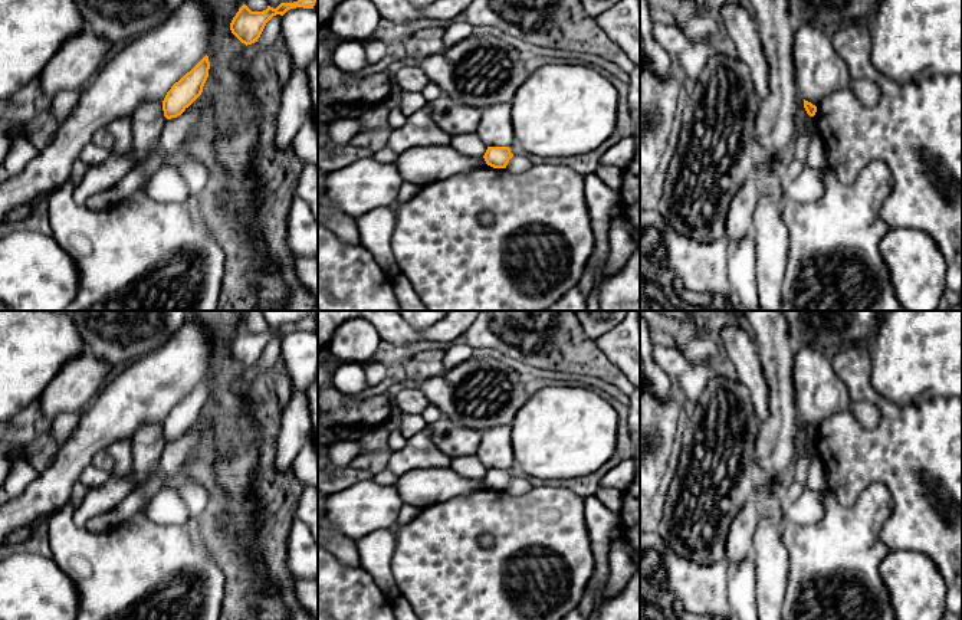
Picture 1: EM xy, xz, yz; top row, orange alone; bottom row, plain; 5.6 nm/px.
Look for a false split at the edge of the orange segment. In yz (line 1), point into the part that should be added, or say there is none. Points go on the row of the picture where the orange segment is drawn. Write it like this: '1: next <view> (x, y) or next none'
1: next none

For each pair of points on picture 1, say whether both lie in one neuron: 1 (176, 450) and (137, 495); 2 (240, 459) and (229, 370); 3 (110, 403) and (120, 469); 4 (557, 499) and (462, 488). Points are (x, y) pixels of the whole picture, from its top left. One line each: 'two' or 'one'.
1: one
2: one
3: two
4: two

